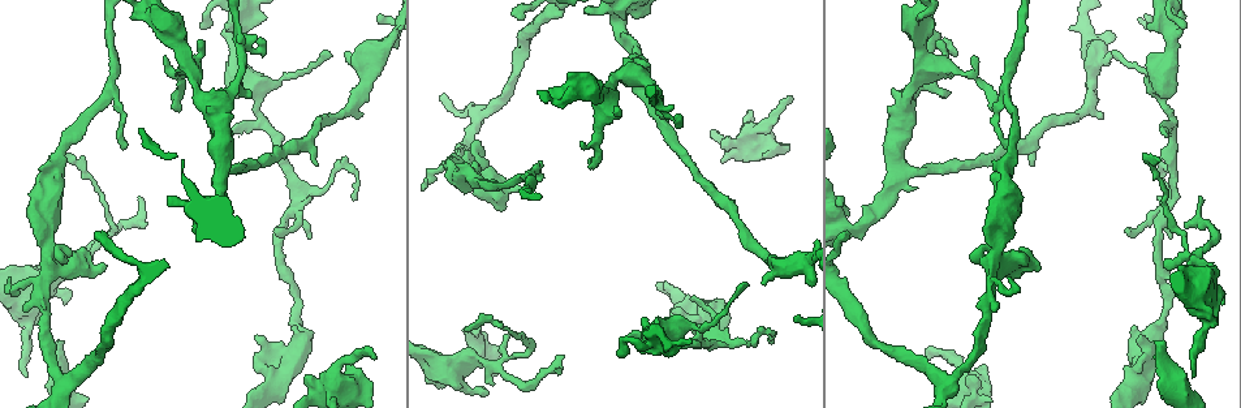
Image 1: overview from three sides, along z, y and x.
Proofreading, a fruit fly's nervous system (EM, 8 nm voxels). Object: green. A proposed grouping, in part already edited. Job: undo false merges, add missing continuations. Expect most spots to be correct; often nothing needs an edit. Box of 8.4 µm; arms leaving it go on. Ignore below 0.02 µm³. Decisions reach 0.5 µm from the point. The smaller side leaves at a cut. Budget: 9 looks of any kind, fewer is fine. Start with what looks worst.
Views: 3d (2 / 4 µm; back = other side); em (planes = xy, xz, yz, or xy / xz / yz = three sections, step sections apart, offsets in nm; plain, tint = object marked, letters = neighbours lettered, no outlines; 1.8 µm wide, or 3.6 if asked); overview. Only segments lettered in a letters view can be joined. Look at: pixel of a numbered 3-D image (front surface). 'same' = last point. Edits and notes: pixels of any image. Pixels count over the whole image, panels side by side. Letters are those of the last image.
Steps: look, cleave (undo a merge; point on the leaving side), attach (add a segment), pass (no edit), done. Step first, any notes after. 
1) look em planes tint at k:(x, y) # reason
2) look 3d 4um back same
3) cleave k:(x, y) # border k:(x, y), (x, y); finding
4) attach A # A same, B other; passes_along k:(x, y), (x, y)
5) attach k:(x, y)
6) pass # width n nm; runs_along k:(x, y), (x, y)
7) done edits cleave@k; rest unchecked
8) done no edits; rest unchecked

look em planes letters at 1:(60, 344) # an open end

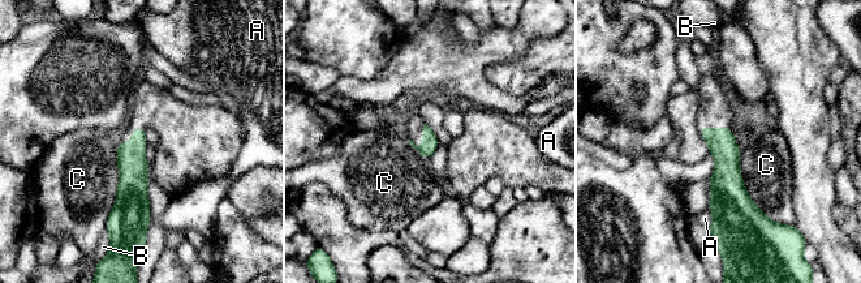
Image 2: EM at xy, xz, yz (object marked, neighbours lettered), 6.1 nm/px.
pass # longest_contact C 550 nm; A other, B other, C other; no lettered segment goes on from it

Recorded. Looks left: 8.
look em xz step 16 tint at 1:(49, 252) # small branch off a trunk

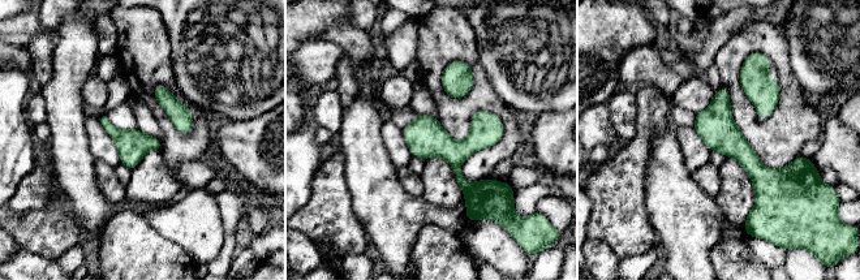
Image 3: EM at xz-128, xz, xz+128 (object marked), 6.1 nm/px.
look em planes letters same # another direction

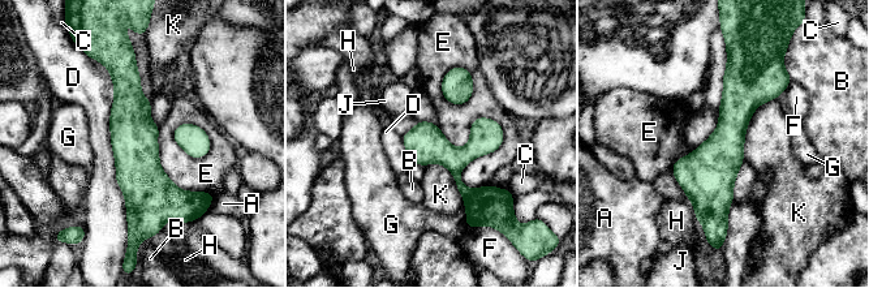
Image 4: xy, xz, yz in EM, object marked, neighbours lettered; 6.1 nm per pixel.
pass # A other, B other, C other, D other, E other, F other, G other, H other, J other, K other; border 4:(437, 125), (487, 185); one neuron here

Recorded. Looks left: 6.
look em xz step 8 letters at 1:(725, 144) # free end

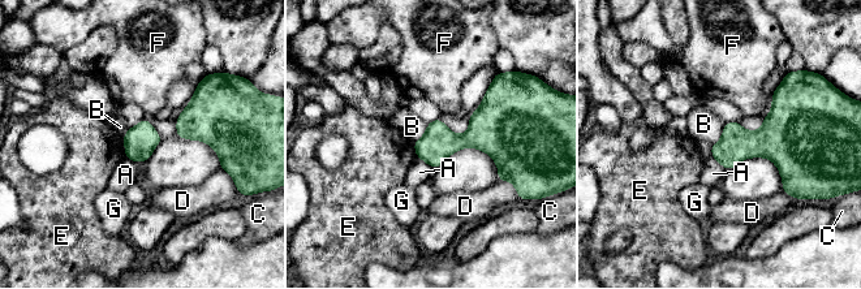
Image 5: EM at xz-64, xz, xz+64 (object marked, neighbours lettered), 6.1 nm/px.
pass # longest_contact B 170 nm; A other, B other, C other, D other, E other, F other, G other; border 5:(726, 123), (722, 137), (711, 145); no lettered segment goes on from it

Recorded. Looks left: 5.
look em xz step 4 tint at 1:(956, 374) # three arms meet

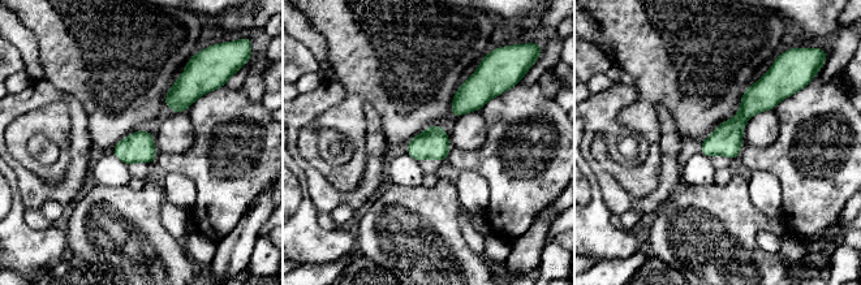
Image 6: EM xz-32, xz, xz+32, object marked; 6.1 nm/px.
look em xz step 4 letters same # what lies round it

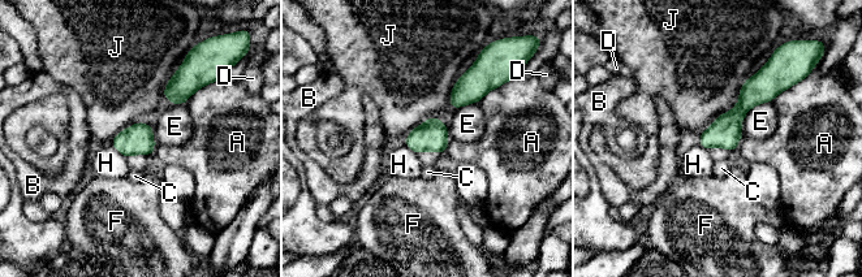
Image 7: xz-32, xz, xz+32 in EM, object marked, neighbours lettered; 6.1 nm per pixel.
pass # A other, B other, C other, D other, E other, F other, H other, J other; all the same neuron

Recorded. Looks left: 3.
done no edits; rest unchecked

